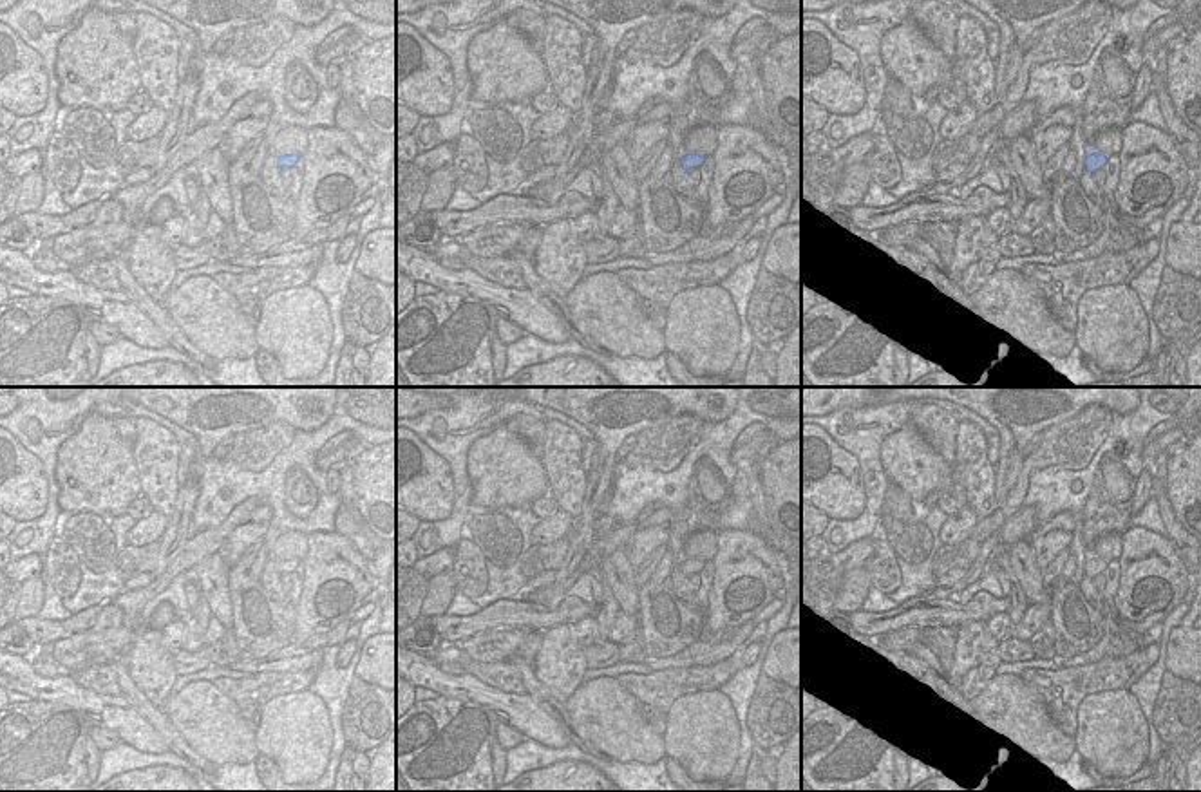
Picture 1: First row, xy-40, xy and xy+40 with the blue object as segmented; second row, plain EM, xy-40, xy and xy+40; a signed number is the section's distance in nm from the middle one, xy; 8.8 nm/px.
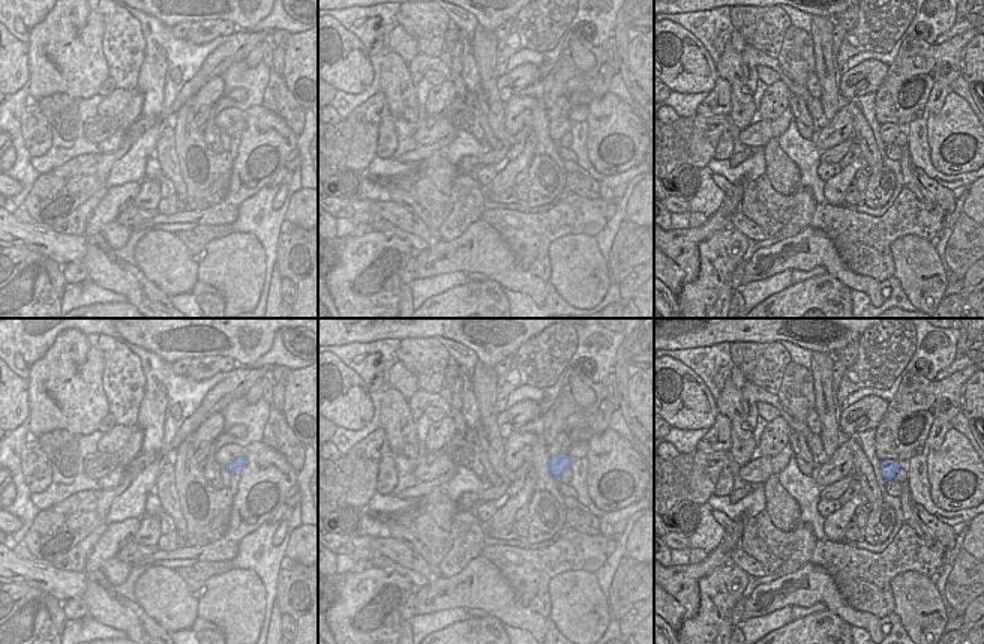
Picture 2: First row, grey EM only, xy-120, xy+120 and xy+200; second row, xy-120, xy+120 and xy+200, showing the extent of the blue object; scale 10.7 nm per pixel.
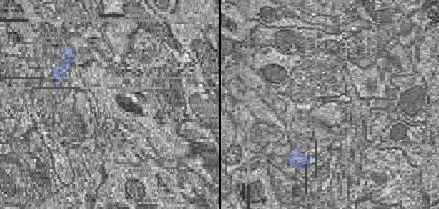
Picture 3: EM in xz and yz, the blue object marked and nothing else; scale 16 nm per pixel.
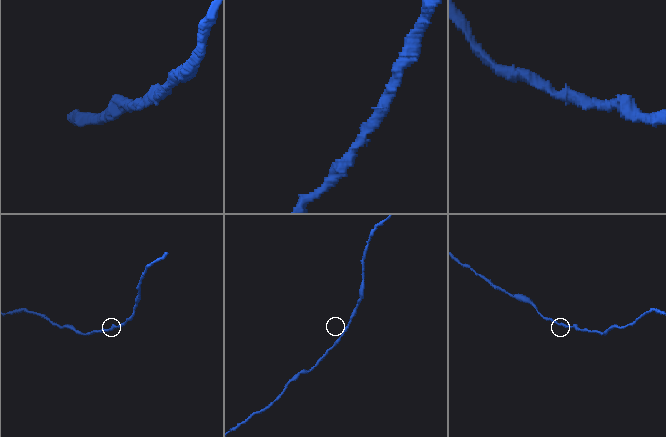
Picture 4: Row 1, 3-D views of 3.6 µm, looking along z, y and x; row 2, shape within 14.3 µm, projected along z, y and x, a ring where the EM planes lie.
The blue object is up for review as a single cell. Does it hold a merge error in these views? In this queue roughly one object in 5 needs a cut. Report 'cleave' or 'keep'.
keep

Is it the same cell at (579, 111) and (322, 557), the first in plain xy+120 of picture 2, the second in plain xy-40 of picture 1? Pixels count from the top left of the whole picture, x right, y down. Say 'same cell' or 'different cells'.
different cells

